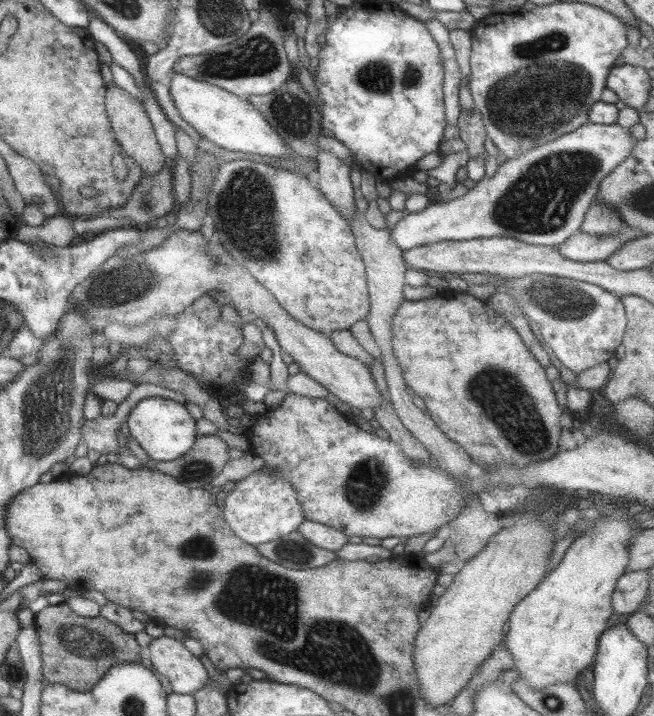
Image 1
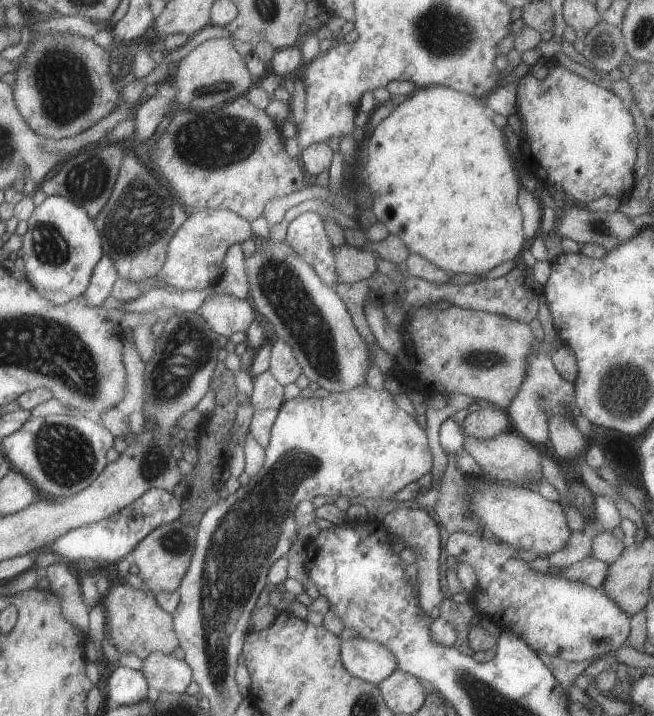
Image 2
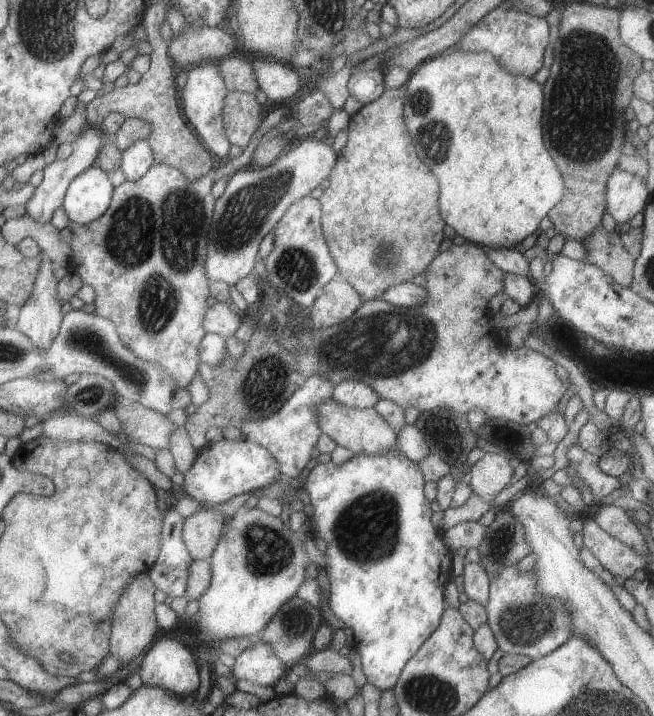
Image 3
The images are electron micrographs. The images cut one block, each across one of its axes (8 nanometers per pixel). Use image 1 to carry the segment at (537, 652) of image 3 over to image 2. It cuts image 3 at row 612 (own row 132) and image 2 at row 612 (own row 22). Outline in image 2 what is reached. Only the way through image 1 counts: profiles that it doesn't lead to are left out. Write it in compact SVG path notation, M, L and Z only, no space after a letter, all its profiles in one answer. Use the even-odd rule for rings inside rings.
M480 528L480 530L475 530L475 532L457 532L451 533L447 536L447 541L445 542L444 549L449 556L450 560L455 560L459 563L465 563L469 565L473 572L475 572L475 576L477 577L477 585L472 590L473 594L468 598L468 603L473 606L473 609L476 611L477 615L483 619L492 622L495 626L497 626L500 630L513 630L517 636L521 636L521 640L525 640L525 644L531 648L535 653L537 652L545 652L545 654L549 654L550 656L557 656L566 662L582 662L583 660L589 660L589 658L593 658L593 656L603 655L607 652L612 652L616 650L618 647L626 644L627 636L629 636L629 616L623 614L619 608L617 608L617 604L611 600L611 598L607 598L605 596L605 592L601 590L601 587L591 588L591 586L585 586L583 582L573 582L573 580L569 580L569 578L565 578L563 574L559 574L560 570L547 571L545 574L541 574L541 572L535 572L533 568L531 568L530 562L523 562L523 560L519 560L517 558L517 550L515 548L511 548L511 546L506 545L505 543L497 540L497 538L492 537L490 534L485 532Z

